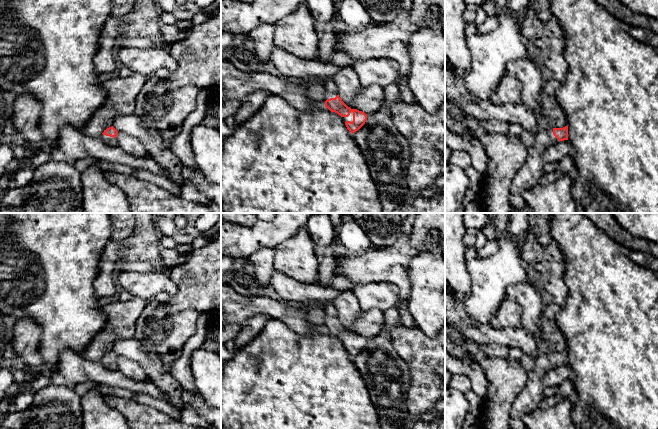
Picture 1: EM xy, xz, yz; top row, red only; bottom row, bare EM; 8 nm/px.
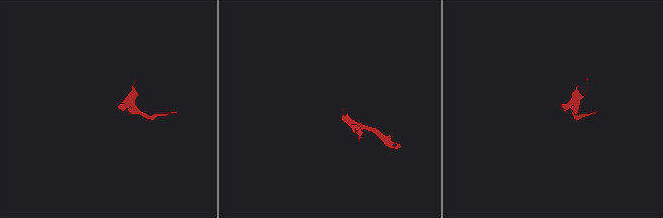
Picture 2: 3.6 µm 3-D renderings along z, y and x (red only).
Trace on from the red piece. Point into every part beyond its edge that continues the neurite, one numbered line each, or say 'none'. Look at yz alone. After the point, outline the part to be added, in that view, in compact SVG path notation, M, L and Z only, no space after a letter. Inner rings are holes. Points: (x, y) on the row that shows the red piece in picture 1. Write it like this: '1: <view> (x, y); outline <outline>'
1: yz (528, 175); outline M543 127L535 136L535 142L527 150L526 161L516 173L510 189L510 200L514 213L526 204L523 193L537 184L538 179L544 173L543 151L558 142L559 140L553 135L553 128Z

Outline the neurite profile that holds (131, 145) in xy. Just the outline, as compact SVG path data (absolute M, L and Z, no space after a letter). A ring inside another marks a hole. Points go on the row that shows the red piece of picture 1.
M118 132L116 142L117 146L132 156L144 157L148 154L143 144L137 138L126 133Z

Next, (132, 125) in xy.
M135 114L117 116L112 125L118 132L137 138L155 162L167 173L167 178L181 190L184 186L182 163L165 145L164 139L154 129L147 127Z

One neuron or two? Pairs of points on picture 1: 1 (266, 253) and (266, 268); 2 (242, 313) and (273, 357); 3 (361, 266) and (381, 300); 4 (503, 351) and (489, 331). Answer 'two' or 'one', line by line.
1: one
2: two
3: two
4: two

